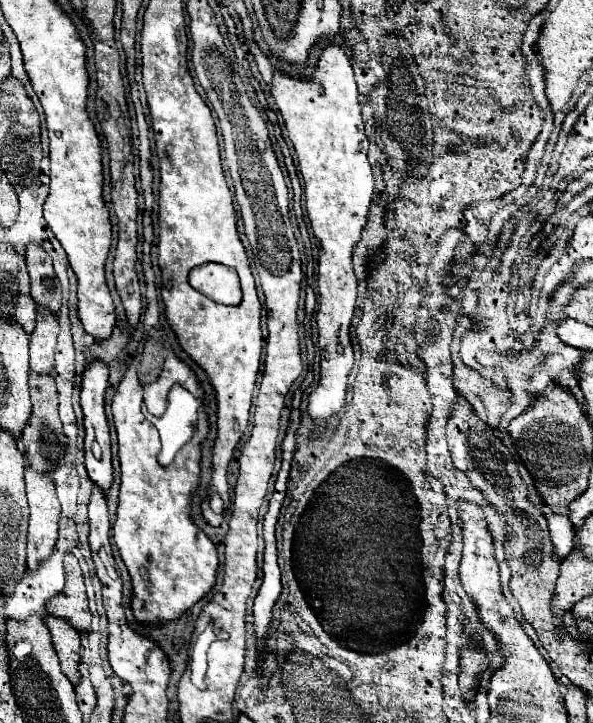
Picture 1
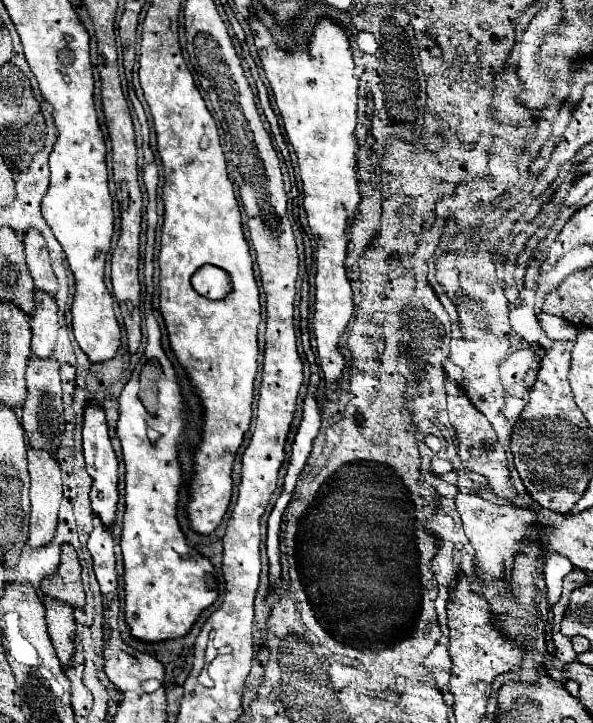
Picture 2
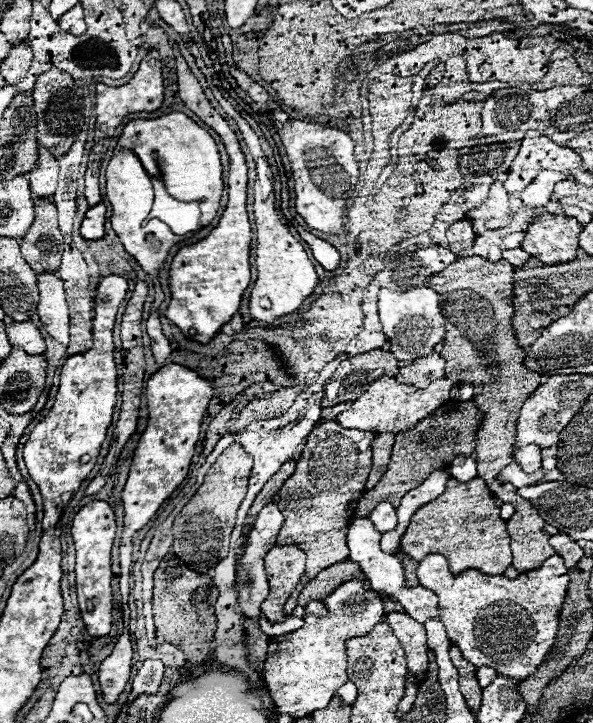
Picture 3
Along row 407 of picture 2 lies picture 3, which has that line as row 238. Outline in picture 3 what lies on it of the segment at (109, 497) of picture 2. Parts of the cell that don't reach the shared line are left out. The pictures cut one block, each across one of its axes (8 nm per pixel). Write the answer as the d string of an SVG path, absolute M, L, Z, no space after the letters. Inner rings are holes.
M98 202L96 206L90 206L90 210L84 214L80 232L86 240L100 240L104 236L104 222L106 222L106 206Z

